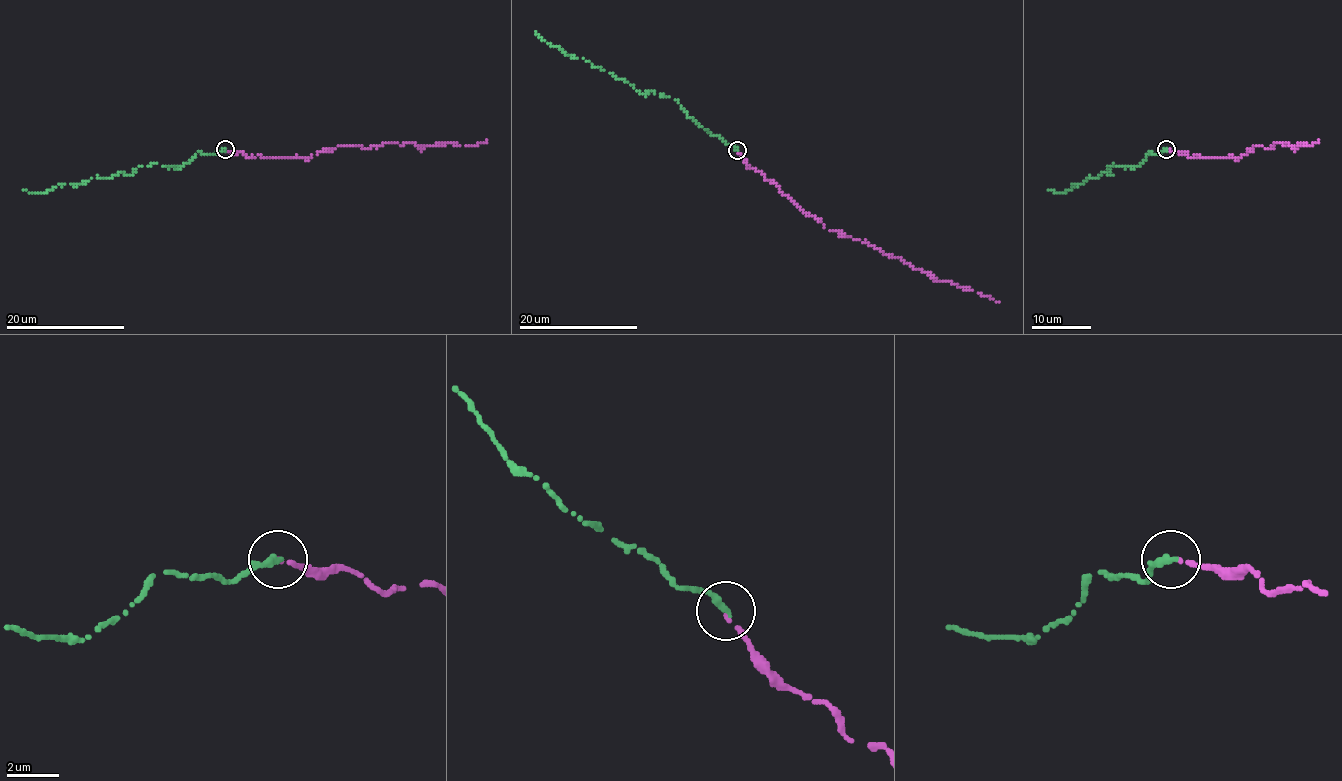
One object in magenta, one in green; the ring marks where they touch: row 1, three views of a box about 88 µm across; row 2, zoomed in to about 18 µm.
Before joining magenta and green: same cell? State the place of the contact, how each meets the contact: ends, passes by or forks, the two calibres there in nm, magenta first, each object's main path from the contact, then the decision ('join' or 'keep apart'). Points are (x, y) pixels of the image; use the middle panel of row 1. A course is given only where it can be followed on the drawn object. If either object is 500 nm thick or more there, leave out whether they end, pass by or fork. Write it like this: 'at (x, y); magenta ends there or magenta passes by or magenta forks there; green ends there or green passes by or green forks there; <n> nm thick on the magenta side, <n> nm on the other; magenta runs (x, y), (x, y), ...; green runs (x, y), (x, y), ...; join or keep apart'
at (737, 150); magenta ends there; green ends there; 150 nm thick on the magenta side, 300 nm on the other; magenta runs (737, 151), (802, 212), (817, 218), (829, 230), (845, 237), (860, 238), (939, 280), (988, 295), (999, 302); green runs (737, 149), (701, 127), (674, 99), (652, 92), (640, 93), (584, 59), (563, 53), (544, 41), (535, 31); join

